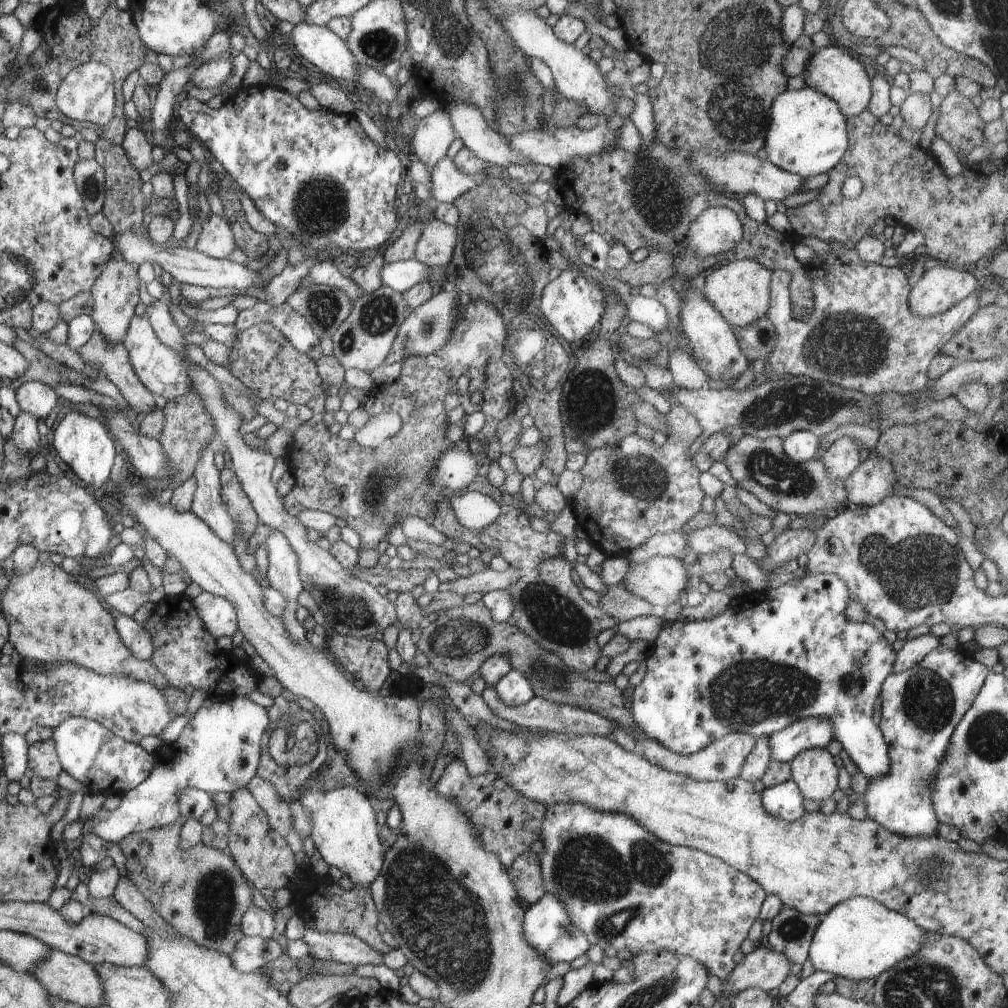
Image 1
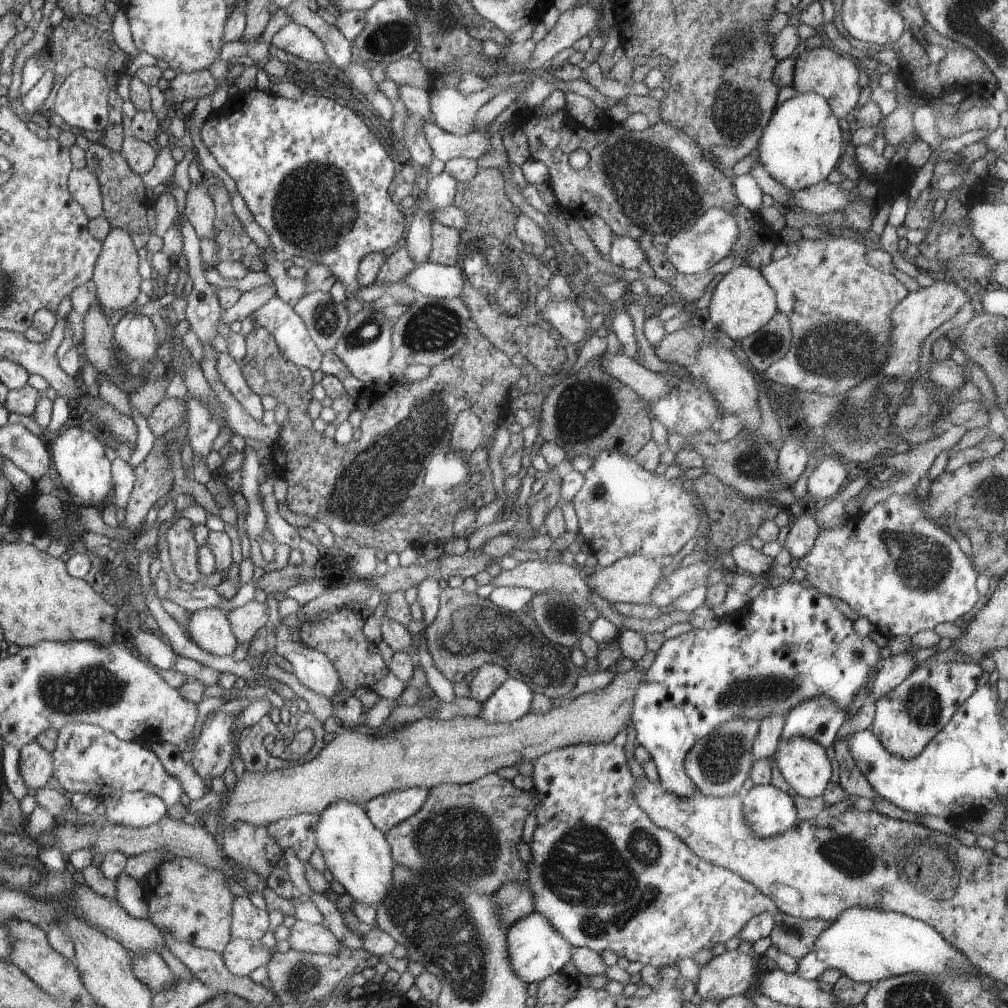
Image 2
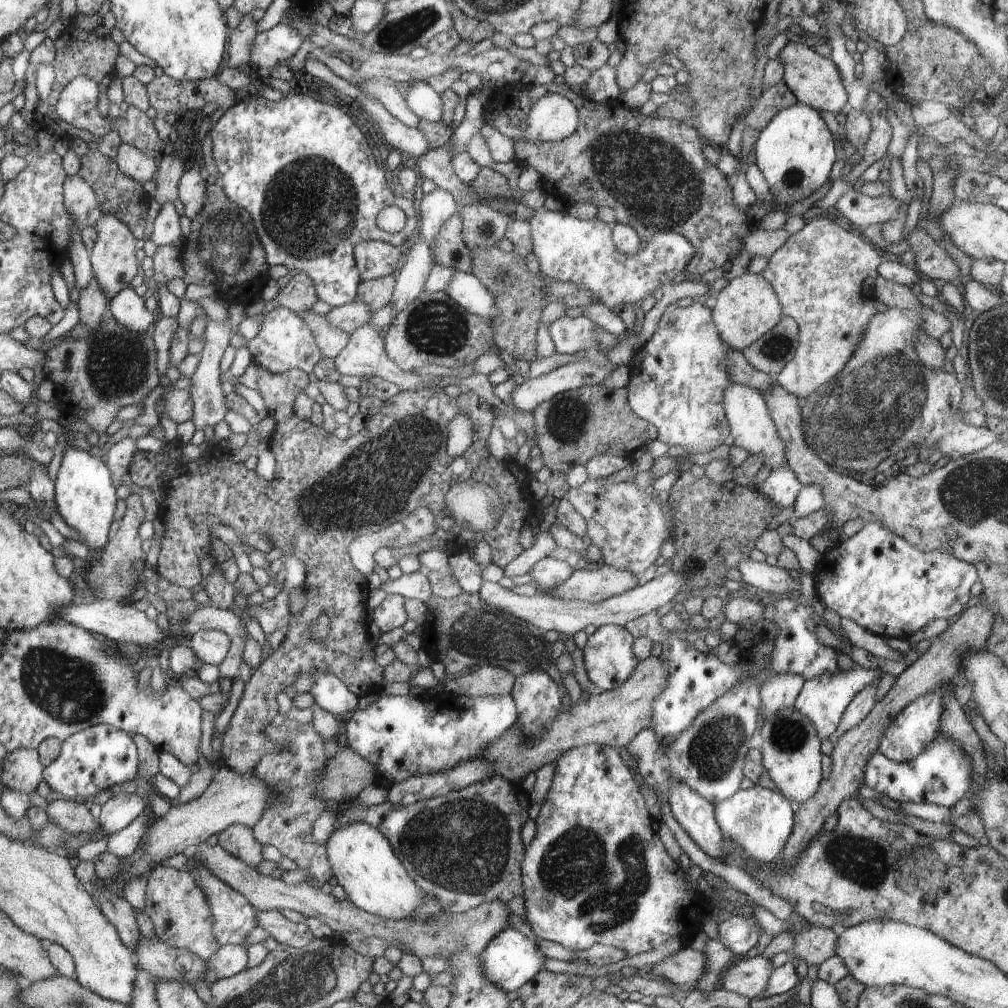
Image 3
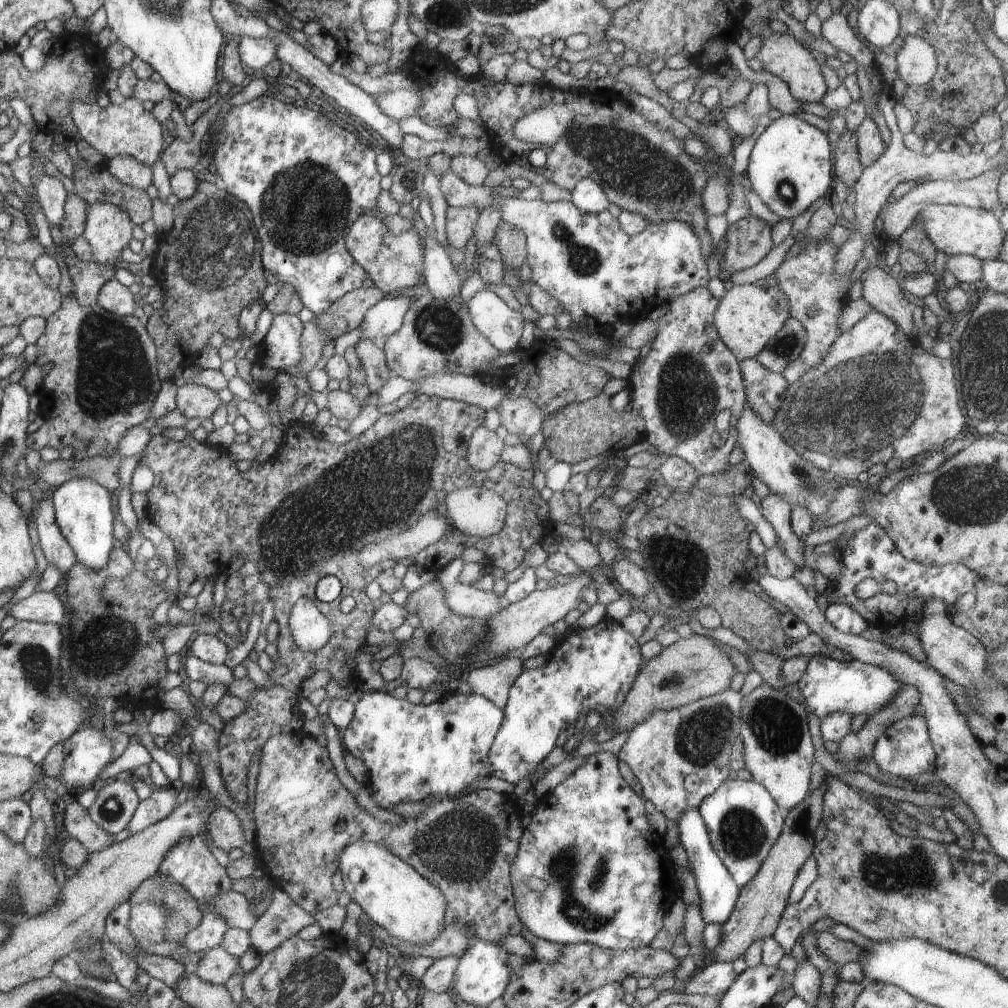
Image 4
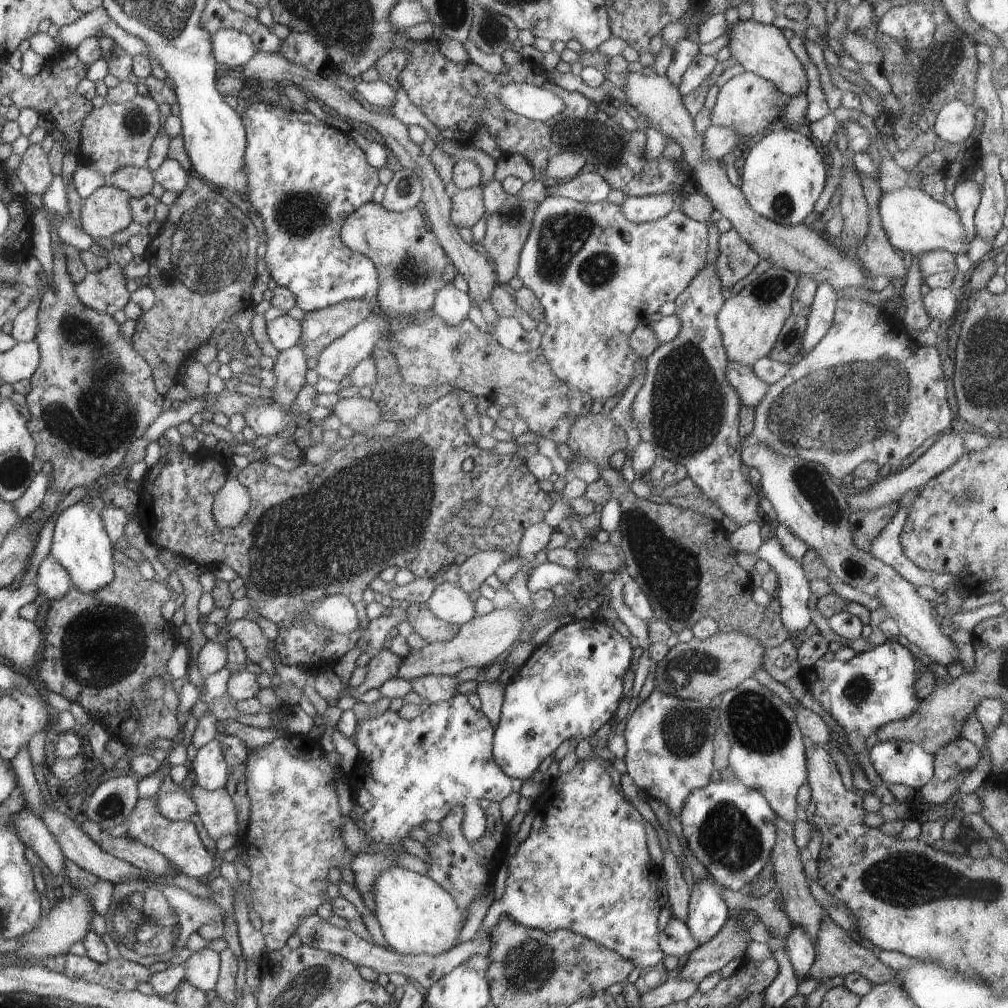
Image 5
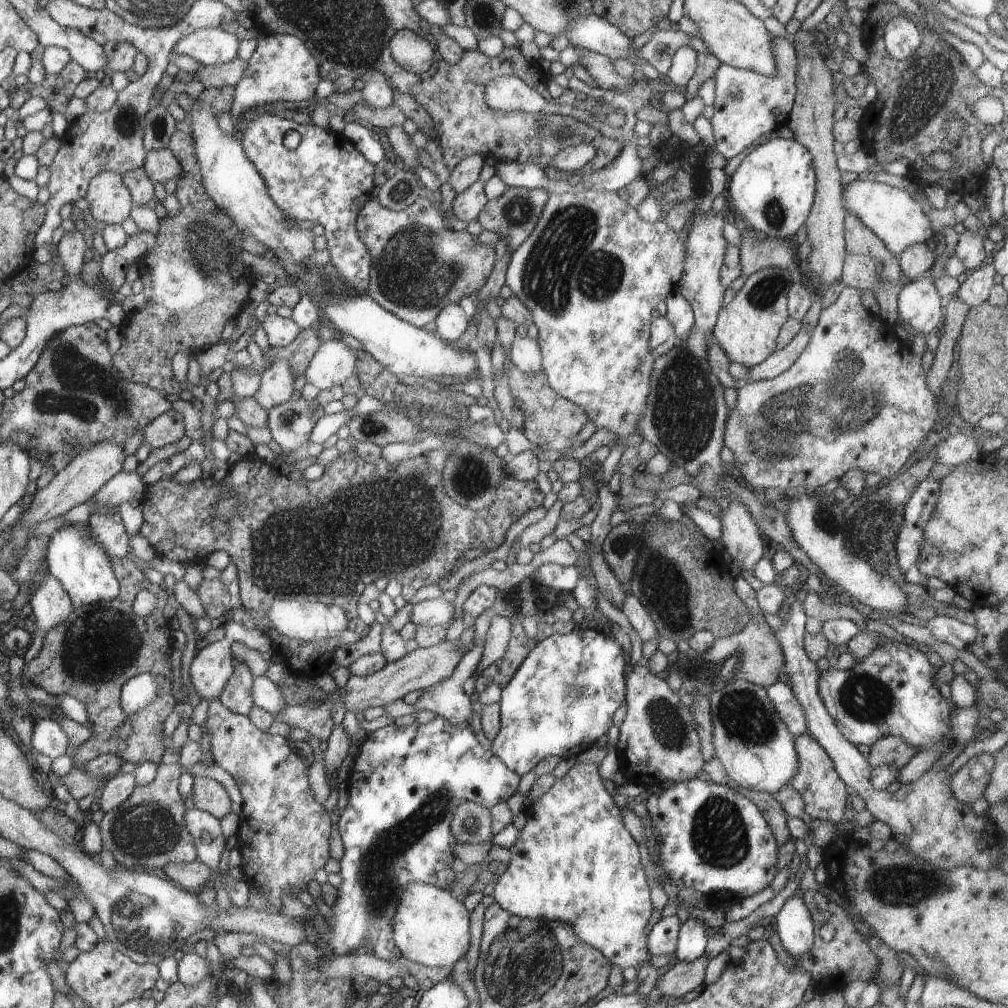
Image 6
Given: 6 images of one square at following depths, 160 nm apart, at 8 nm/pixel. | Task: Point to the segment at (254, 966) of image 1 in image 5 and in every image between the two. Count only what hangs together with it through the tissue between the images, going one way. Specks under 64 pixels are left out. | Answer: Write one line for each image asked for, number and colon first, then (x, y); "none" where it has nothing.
2: (241, 956)
3: (228, 960)
4: (216, 965)
5: (202, 968)

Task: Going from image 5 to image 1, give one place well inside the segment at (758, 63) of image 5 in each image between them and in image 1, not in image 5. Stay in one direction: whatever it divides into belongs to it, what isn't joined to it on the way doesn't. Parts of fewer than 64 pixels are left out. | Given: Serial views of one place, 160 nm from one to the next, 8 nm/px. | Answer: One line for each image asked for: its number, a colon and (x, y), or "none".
1: (832, 70)
2: (820, 70)
3: (814, 80)
4: (781, 54)

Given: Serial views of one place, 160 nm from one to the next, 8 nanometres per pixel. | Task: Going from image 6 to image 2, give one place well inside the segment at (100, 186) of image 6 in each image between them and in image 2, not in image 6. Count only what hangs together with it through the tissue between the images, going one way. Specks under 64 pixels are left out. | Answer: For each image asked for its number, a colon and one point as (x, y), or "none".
2: (116, 275)
3: (114, 257)
4: (108, 228)
5: (106, 211)

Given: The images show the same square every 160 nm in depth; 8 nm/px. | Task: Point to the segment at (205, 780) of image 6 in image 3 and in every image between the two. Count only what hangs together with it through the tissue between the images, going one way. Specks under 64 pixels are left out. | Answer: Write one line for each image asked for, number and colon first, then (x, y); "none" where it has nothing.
3: (240, 841)
4: (224, 827)
5: (217, 810)

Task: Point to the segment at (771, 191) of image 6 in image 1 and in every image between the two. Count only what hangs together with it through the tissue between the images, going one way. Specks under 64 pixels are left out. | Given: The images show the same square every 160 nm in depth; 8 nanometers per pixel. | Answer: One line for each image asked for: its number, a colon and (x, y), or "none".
1: (807, 135)
2: (802, 143)
3: (795, 152)
4: (790, 167)
5: (783, 175)

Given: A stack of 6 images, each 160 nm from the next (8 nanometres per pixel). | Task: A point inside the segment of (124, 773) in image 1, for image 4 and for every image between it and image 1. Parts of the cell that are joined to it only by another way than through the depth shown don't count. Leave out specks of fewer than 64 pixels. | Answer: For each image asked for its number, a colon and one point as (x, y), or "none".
2: (87, 758)
3: (95, 759)
4: (88, 751)

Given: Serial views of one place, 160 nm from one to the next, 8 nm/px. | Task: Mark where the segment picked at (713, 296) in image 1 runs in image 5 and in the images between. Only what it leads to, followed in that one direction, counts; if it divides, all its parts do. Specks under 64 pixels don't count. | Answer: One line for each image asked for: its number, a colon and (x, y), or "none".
2: (742, 302)
3: (746, 309)
4: (748, 316)
5: (749, 321)

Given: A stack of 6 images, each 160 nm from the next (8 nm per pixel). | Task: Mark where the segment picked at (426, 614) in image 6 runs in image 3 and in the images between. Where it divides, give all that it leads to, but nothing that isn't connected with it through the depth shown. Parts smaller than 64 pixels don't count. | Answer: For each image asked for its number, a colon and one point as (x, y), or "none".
3: (545, 612)
4: (464, 600)
5: (448, 602)

